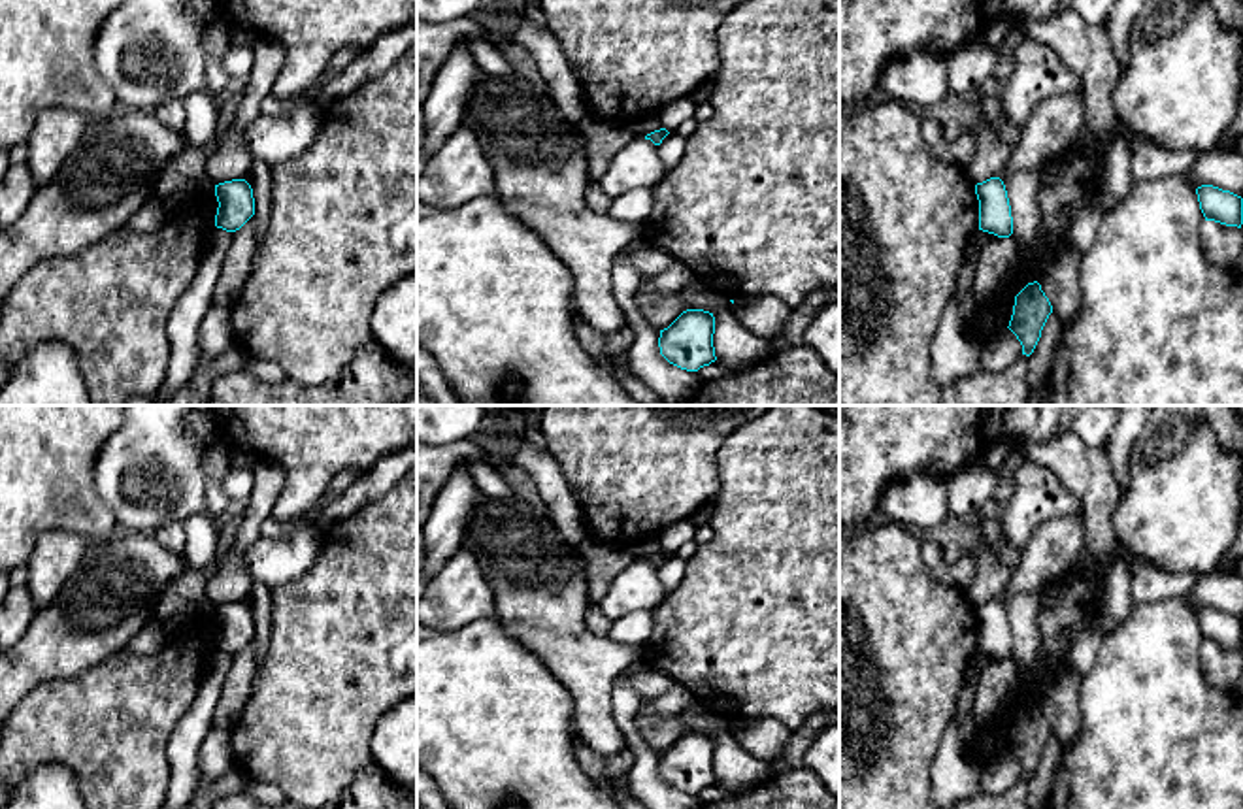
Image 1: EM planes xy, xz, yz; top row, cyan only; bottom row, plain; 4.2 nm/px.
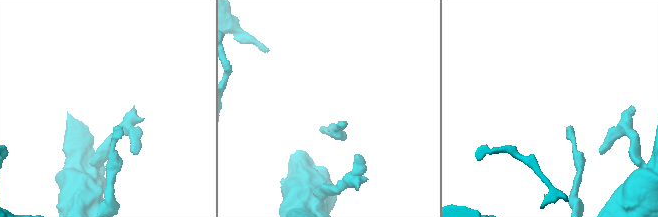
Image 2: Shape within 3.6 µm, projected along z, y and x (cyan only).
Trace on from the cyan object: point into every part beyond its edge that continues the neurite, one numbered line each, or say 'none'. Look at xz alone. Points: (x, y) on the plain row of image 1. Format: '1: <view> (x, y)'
none

